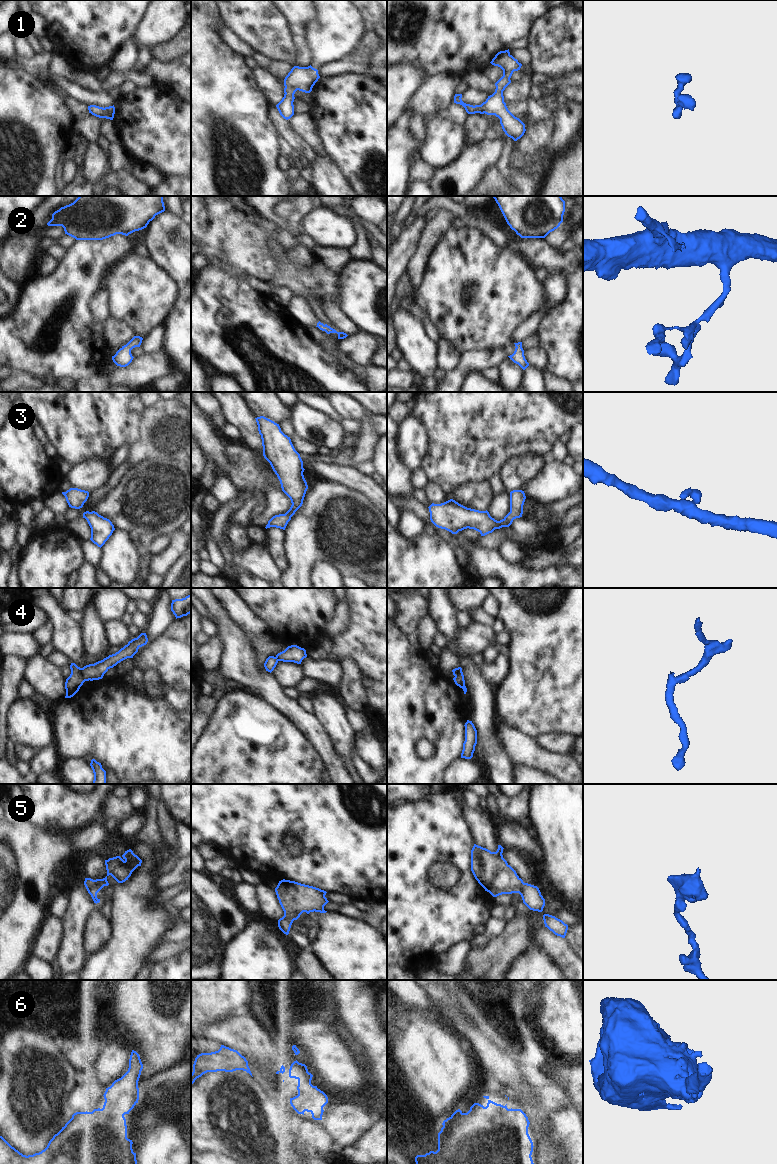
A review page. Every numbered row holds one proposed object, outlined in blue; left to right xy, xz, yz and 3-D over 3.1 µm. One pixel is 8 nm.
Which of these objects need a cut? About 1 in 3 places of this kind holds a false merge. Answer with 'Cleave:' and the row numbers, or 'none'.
Cleave: 4

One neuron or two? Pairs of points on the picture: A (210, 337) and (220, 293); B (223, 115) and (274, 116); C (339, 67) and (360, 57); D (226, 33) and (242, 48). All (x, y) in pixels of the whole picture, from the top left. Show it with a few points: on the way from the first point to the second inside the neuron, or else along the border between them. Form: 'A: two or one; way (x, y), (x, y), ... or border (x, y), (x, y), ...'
A: one; way (219, 326), (220, 304)
B: two; border (268, 103), (268, 118), (280, 133)
C: two; border (346, 57), (353, 62), (366, 63), (368, 65)
D: one; way (230, 37), (238, 45)

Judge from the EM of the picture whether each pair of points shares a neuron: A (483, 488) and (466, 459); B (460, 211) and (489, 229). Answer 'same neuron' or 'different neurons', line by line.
A: different neurons
B: same neuron

